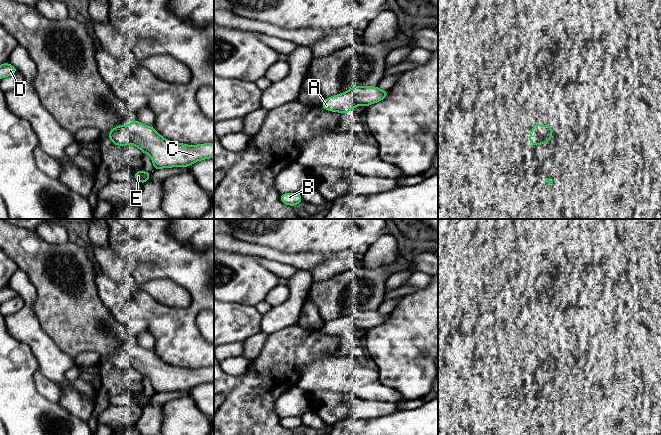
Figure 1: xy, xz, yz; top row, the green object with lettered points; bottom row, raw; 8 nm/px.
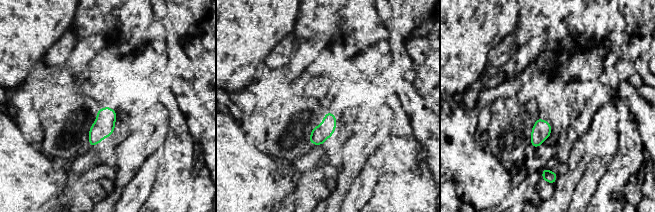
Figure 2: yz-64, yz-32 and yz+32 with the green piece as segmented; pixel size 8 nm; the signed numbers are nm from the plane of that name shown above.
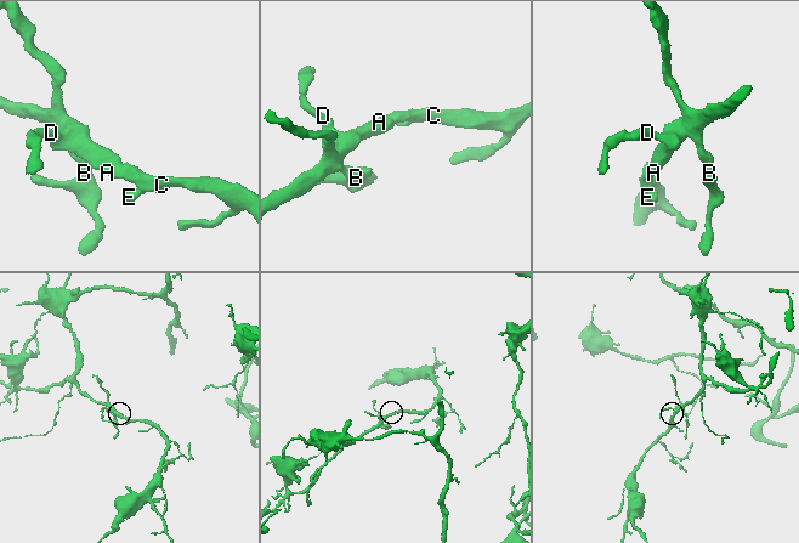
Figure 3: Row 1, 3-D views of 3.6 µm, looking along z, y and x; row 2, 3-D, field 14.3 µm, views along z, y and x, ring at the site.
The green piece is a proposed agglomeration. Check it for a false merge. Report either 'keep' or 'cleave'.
keep

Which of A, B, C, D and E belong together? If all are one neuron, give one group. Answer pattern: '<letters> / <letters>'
A B C D E

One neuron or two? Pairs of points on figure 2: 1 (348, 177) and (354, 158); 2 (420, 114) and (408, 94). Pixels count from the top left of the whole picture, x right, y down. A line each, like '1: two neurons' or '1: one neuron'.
1: one neuron
2: one neuron

